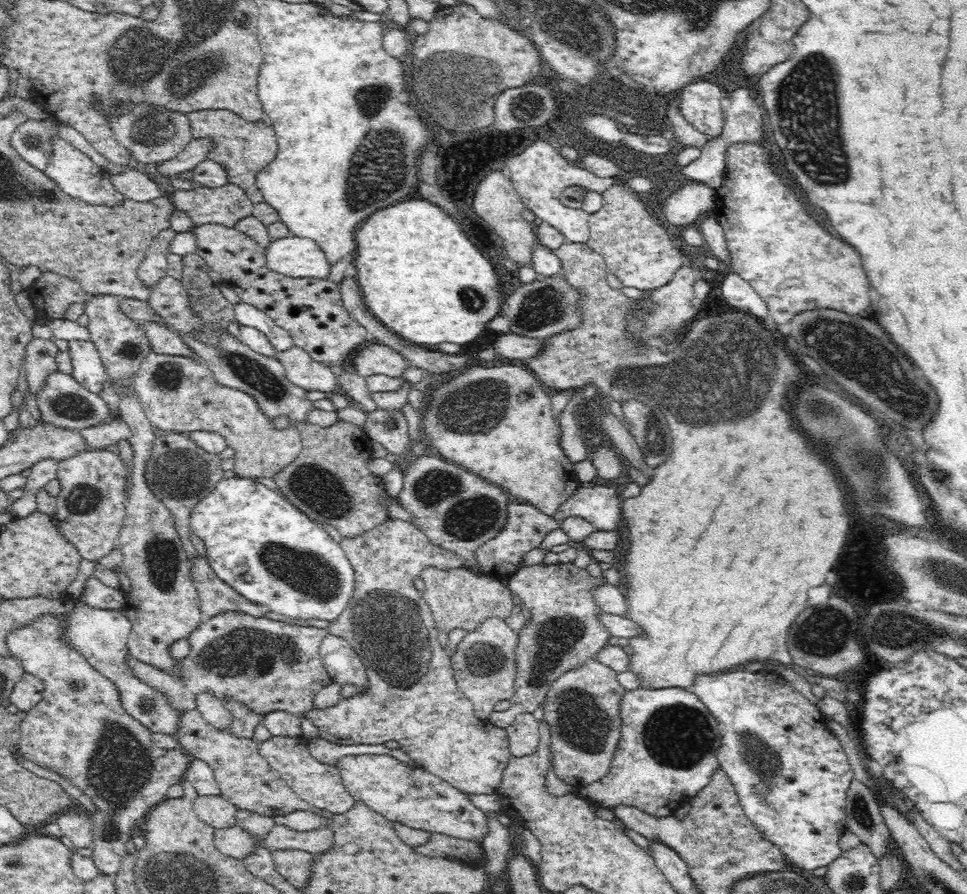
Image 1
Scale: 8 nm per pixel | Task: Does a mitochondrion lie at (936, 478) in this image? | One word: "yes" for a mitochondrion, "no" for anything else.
yes

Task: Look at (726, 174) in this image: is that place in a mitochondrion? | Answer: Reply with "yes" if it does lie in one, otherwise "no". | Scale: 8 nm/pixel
no

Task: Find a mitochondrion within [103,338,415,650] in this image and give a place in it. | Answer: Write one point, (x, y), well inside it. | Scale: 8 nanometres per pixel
(310, 572)

